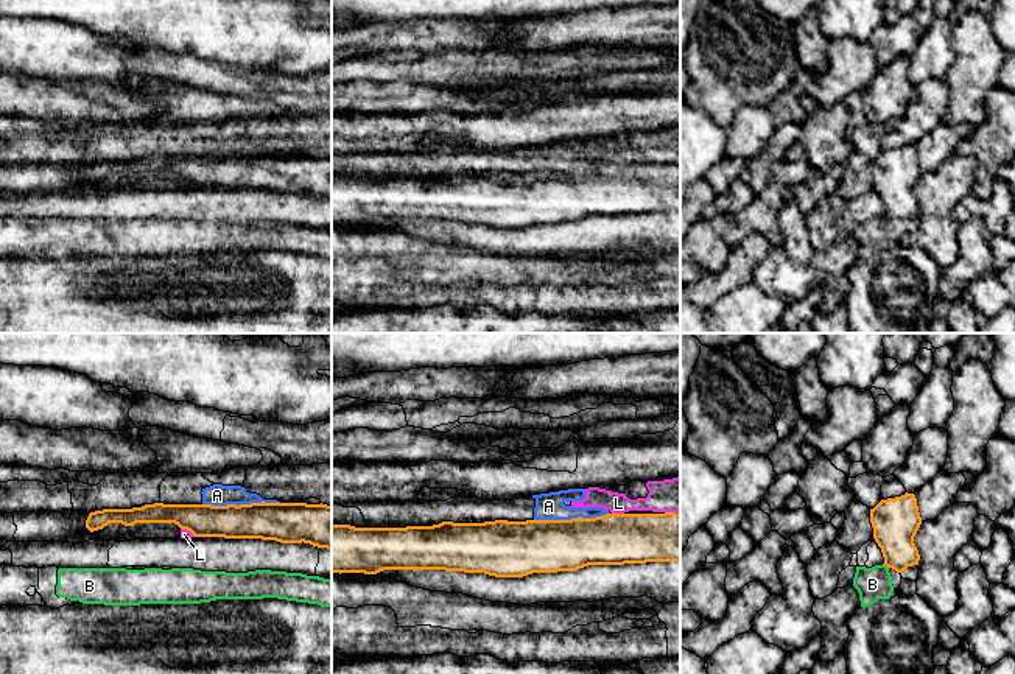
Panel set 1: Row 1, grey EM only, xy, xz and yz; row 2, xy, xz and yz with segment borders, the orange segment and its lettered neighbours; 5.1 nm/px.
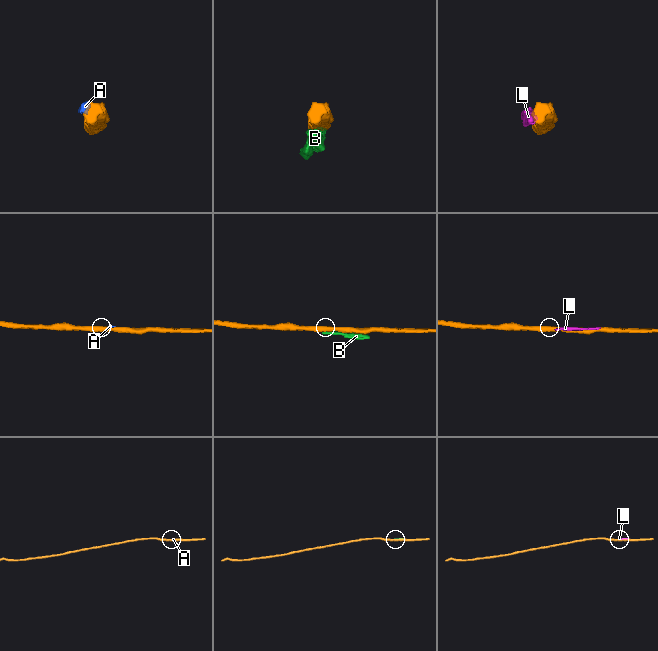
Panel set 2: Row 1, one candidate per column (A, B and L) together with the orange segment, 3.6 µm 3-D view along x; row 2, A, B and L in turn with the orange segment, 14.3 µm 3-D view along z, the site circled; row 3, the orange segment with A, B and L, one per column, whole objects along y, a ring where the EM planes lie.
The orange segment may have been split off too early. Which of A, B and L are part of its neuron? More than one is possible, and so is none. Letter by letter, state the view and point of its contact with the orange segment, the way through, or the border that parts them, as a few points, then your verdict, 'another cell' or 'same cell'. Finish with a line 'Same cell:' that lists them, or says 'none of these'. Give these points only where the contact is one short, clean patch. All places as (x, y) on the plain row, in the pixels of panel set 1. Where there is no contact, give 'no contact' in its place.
A: meets orange in xy at (240, 156); border along xy (279, 153), (203, 156); another cell
B: meets orange in yz at (886, 217); another cell
L: meets orange in xz at (618, 165); another cell
Same cell: none of these

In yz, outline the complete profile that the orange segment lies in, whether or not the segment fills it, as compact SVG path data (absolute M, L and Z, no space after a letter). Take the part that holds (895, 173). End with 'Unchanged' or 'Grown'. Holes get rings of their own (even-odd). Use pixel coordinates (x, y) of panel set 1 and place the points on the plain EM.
M914 145L881 151L870 160L873 190L881 199L887 219L903 224L908 218L918 216L920 205L914 188L922 176L922 168Z. Unchanged

